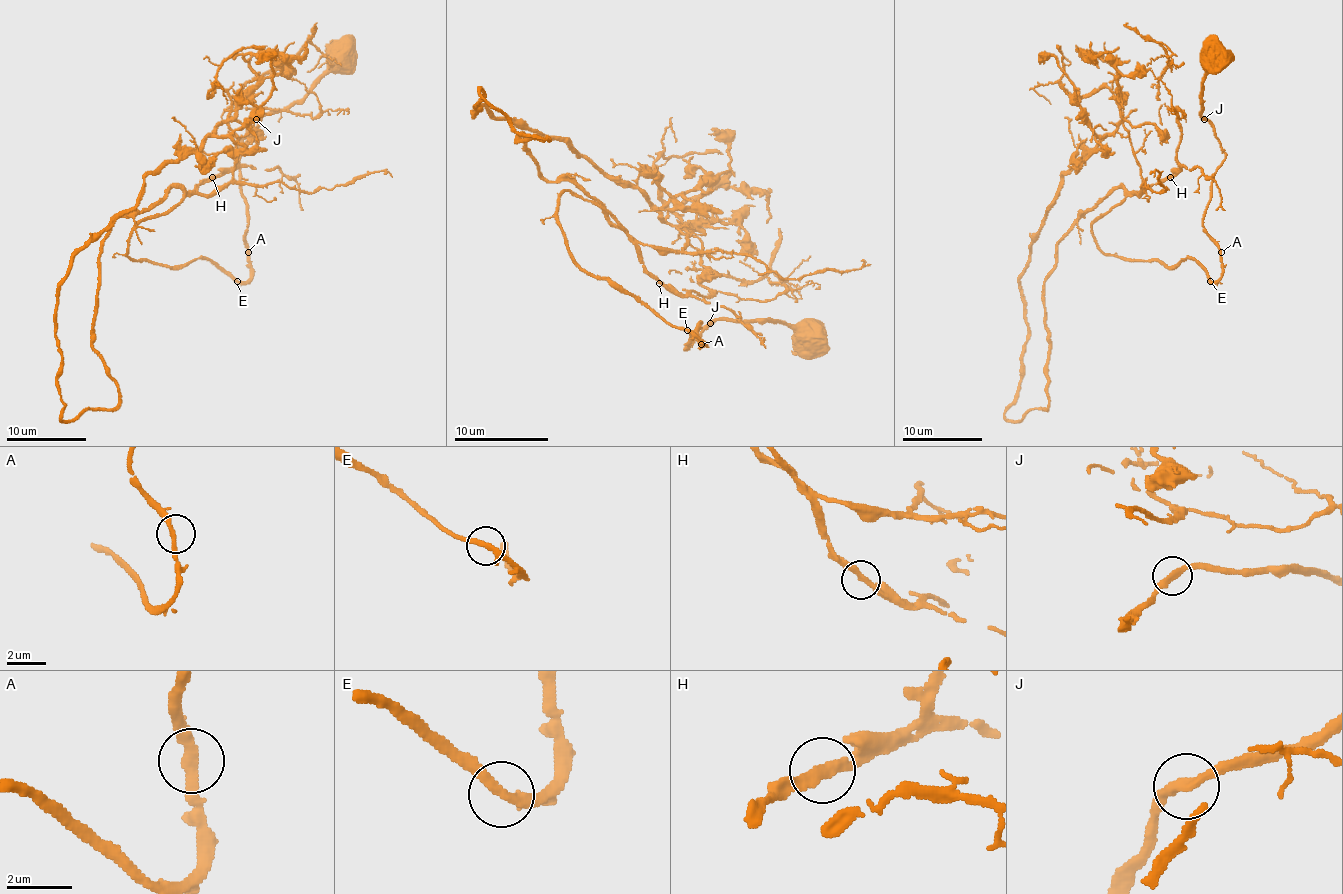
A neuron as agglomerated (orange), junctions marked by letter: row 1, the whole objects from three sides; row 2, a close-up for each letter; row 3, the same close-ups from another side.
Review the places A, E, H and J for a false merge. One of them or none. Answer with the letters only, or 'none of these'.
none of these

